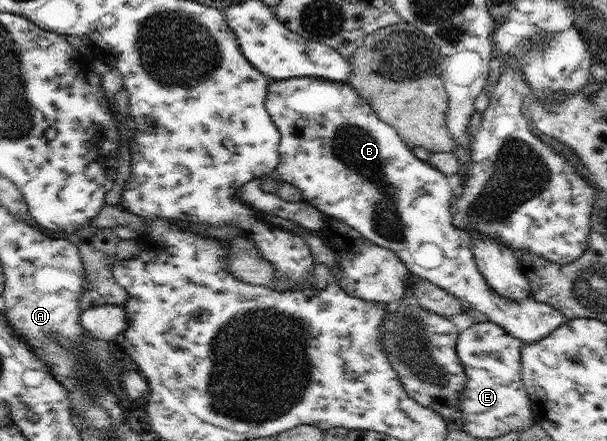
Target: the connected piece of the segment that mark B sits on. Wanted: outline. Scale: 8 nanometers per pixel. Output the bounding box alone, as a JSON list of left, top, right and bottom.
[265,77,568,345]

